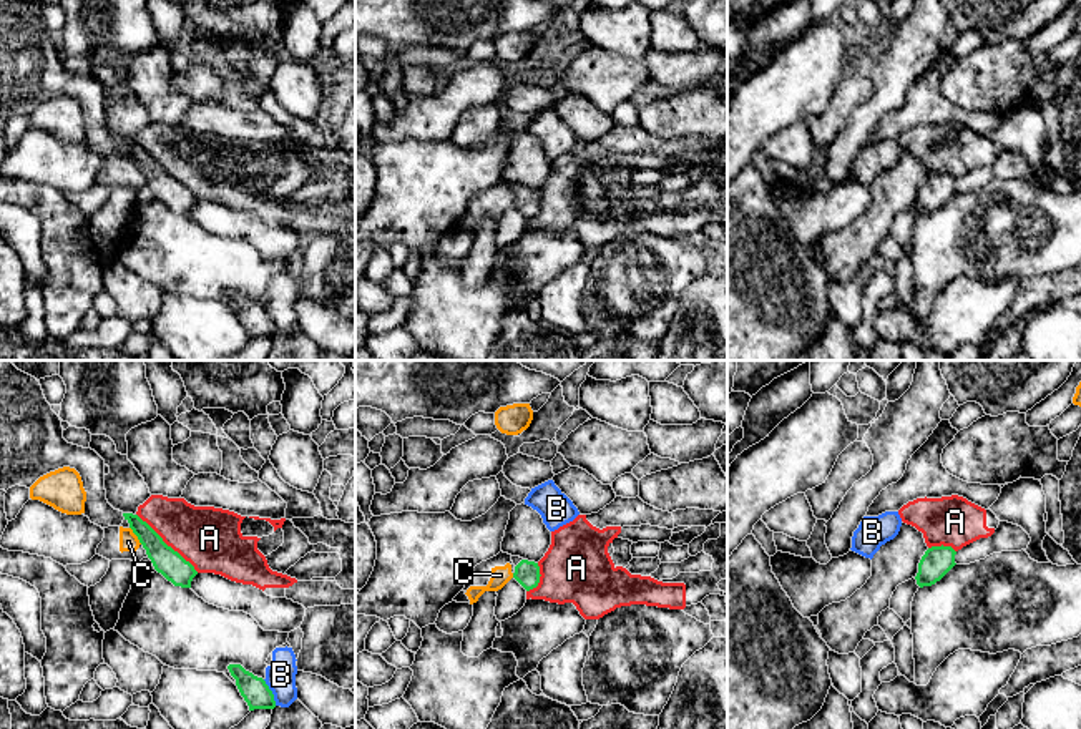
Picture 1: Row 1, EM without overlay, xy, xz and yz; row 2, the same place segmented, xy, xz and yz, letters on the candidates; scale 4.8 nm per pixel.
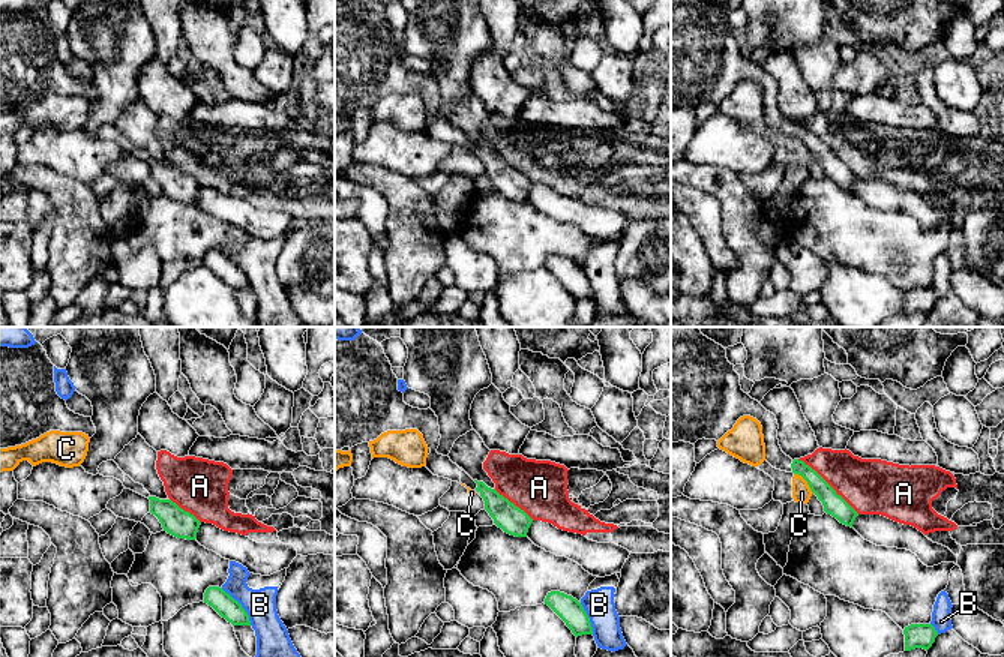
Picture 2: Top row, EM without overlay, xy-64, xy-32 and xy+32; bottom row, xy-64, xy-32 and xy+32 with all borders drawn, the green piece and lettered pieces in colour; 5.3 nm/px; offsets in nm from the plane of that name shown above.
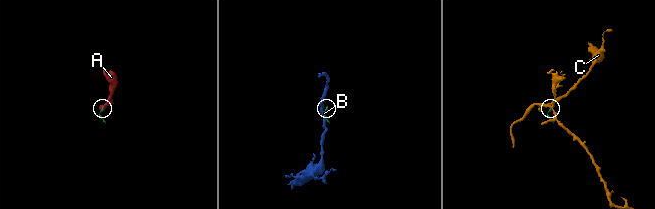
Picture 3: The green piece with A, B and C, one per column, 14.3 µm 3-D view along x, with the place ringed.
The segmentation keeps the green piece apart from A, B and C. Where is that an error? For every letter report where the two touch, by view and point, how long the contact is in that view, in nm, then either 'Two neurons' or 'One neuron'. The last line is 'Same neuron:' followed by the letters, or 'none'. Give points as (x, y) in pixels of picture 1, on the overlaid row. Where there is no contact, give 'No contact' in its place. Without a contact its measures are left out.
A: Touches green at xy (166, 545). Shared border 420 nm. Two neurons
B: Touches green at xy (271, 693). Shared border 140 nm. Two neurons
C: Touches green at xy (135, 533). Shared border 110 nm. Two neurons
Same neuron: none

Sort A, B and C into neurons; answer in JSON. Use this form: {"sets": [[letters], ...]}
{"sets": [["A"], ["B"], ["C"]]}

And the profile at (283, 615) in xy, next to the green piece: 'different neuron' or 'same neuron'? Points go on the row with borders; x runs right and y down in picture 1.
different neuron

